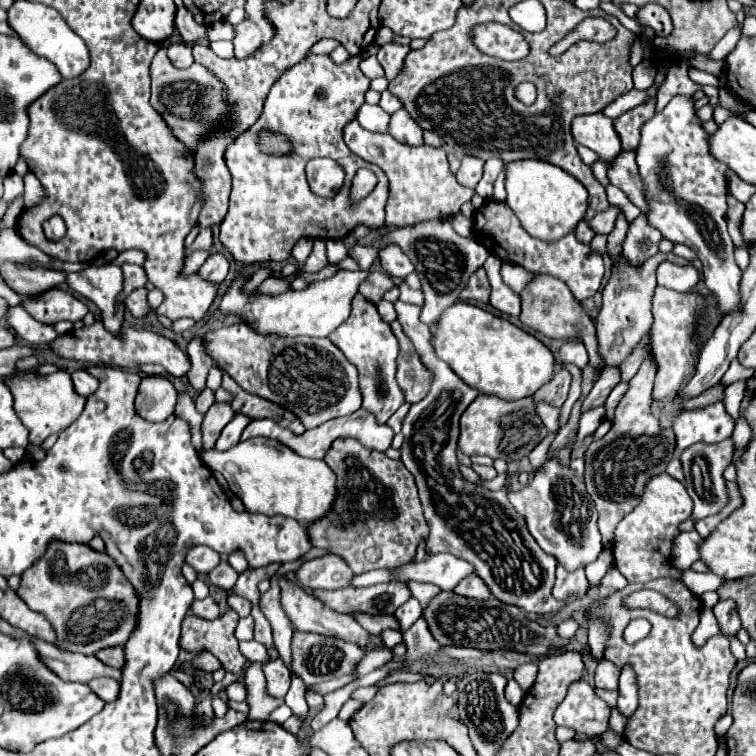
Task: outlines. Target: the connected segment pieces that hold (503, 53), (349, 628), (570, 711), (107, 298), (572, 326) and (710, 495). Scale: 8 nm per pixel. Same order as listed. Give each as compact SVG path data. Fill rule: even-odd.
M490 22L474 27L476 46L488 54L502 60L520 60L528 56L528 42L520 32L500 23Z
M284 576L280 578L278 584L280 584L280 604L282 604L282 610L286 612L286 616L294 624L294 628L298 628L300 632L316 632L316 634L336 636L336 638L342 638L342 640L348 640L348 642L356 642L360 646L366 646L368 644L368 636L370 634L352 616L340 614L340 612L324 606L312 592L304 590L298 584L288 582Z
M576 680L570 684L566 698L554 712L554 722L558 726L572 728L578 734L588 734L590 738L598 738L608 730L608 704L596 696L594 686L584 680Z
M90 263L82 272L68 274L68 284L72 290L86 296L102 310L102 322L110 332L120 330L126 310L124 302L118 302L118 294L124 288L124 274L120 266L116 264L96 266Z
M534 274L532 282L528 282L528 286L524 286L524 290L518 296L520 296L520 302L522 302L522 310L520 310L518 318L524 326L532 326L532 330L542 332L548 338L558 338L558 340L580 338L586 344L590 358L594 358L594 362L600 358L594 322L582 310L580 302L570 294L568 286L564 286L558 278L544 276L544 274Z
M732 438L712 444L708 446L706 442L696 442L696 446L688 446L688 450L680 452L680 462L684 466L684 476L686 476L686 490L694 500L694 516L696 520L702 520L710 514L720 512L720 508L726 504L728 496L726 496L726 486L724 486L724 478L722 472L724 468L732 462L732 454L734 454L734 442Z

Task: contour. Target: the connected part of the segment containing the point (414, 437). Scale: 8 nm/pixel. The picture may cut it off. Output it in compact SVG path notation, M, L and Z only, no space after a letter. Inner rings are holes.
M400 300L394 306L398 312L398 322L414 342L418 354L422 356L422 362L434 370L434 382L428 396L412 404L408 416L404 418L402 434L406 440L400 448L402 462L416 478L424 518L430 526L428 550L432 550L432 554L450 552L472 562L476 574L488 584L492 594L506 604L516 604L518 608L536 614L548 614L564 608L564 602L556 602L556 598L552 596L556 558L546 554L536 544L526 528L524 518L508 502L506 492L510 484L502 490L502 496L466 482L458 470L458 420L478 396L478 392L466 386L446 362L436 358L430 344L430 328L420 322L420 306L404 304Z

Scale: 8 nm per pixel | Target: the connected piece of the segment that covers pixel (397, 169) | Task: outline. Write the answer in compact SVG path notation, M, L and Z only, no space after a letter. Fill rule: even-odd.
M352 120L348 126L344 126L344 142L362 160L380 166L390 180L390 198L386 204L384 228L402 228L426 220L452 218L460 206L474 196L474 190L460 186L452 176L444 148L432 148L426 144L412 148L396 142L390 134L374 134L362 128L358 120Z

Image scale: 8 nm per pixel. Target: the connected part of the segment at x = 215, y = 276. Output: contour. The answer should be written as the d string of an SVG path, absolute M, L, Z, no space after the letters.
M214 254L210 256L202 268L198 270L200 278L208 280L208 282L216 282L216 284L222 284L222 280L226 278L228 274L228 260L222 256L222 254Z

